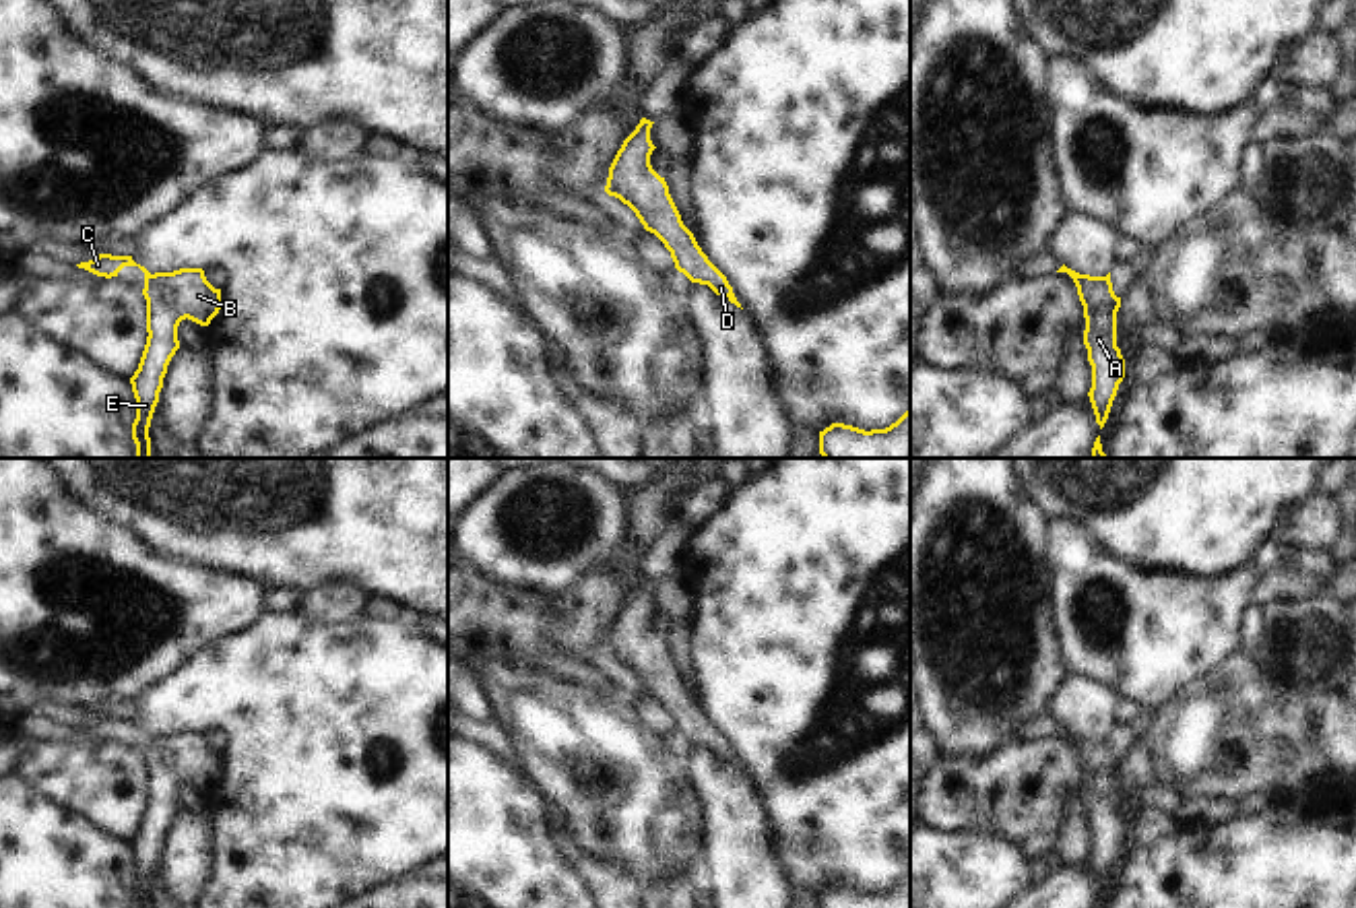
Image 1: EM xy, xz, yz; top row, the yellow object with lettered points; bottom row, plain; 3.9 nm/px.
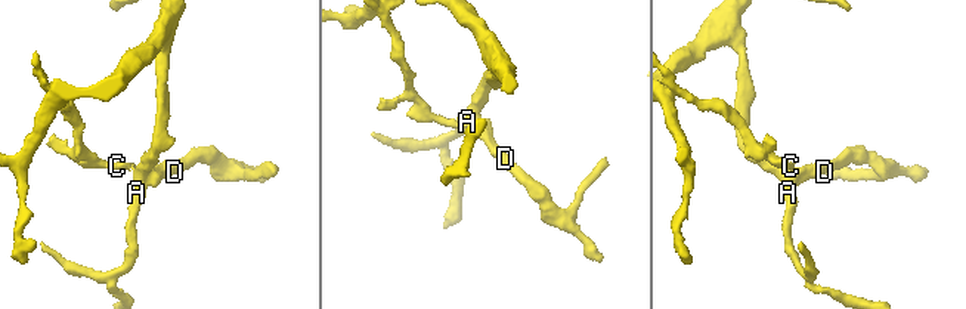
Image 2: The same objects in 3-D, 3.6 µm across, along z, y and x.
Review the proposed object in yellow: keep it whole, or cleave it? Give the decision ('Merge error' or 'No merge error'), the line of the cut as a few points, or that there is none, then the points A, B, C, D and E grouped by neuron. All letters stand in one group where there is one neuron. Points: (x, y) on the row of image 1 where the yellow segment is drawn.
Merge error. Split along xy (153, 275), (145, 285). Groups: A B D E / C

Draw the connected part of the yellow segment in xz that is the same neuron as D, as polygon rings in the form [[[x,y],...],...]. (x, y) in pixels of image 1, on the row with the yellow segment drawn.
[[[642,118],[623,140],[609,167],[607,186],[636,213],[644,229],[665,244],[679,272],[741,307],[727,277],[708,260],[693,233],[683,225],[665,177],[650,165],[650,155],[656,149],[650,140],[652,124]]]

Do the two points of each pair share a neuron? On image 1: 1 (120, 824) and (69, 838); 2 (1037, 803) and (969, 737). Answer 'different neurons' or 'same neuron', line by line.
1: different neurons
2: different neurons

